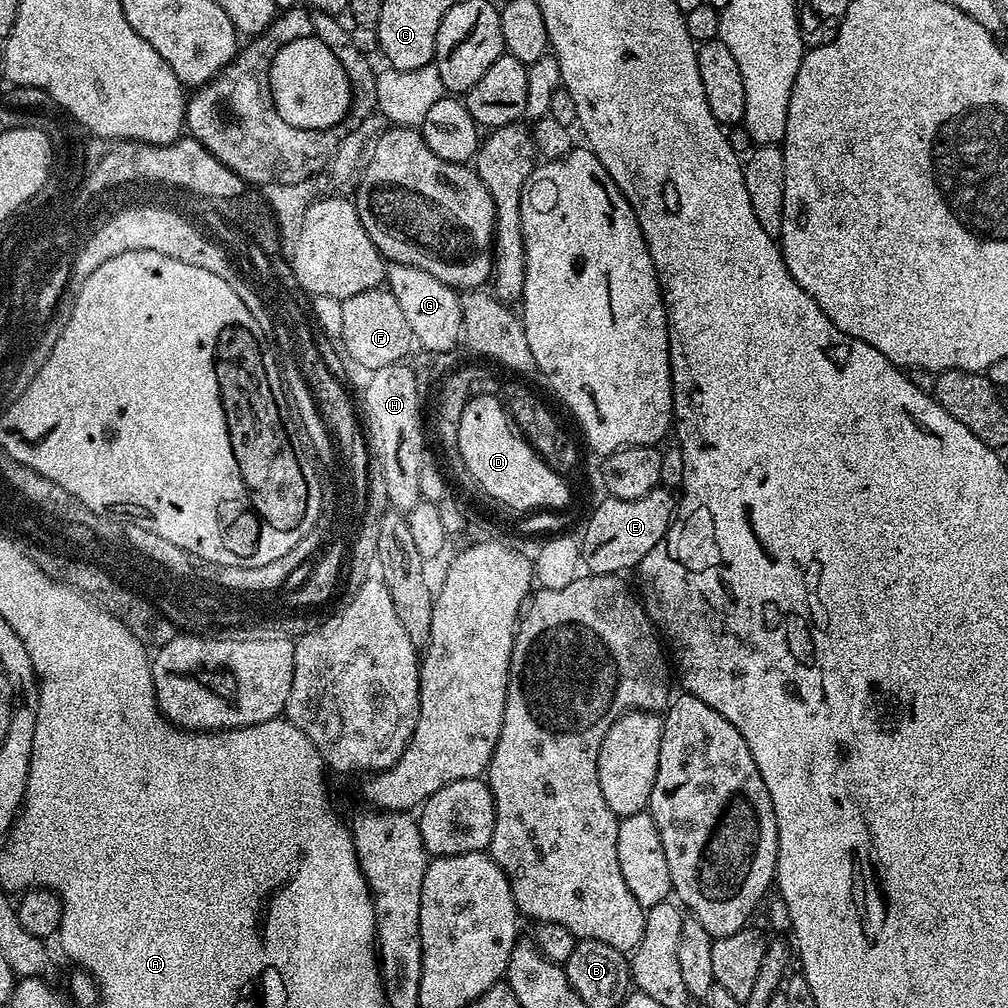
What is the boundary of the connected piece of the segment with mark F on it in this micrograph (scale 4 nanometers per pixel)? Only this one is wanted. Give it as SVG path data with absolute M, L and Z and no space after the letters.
M383 287L371 288L342 300L342 332L338 340L355 362L371 370L401 363L404 355L414 348L412 332L401 307L394 294Z

